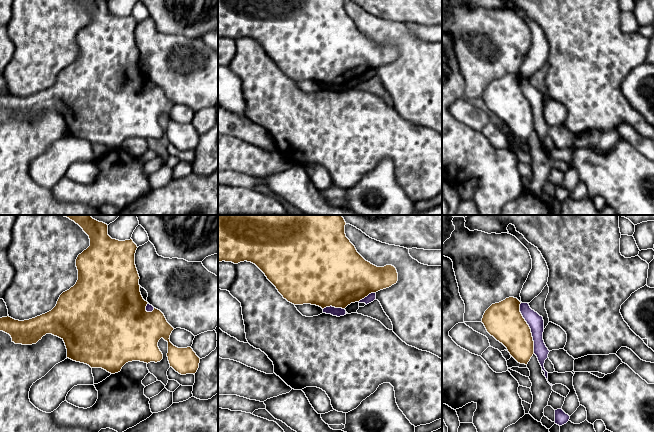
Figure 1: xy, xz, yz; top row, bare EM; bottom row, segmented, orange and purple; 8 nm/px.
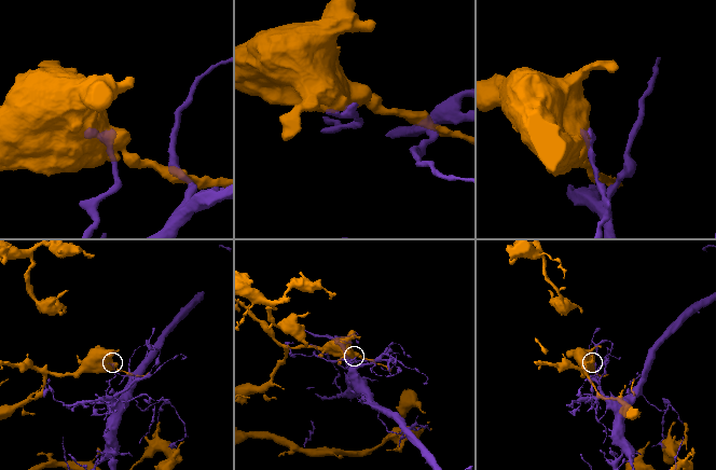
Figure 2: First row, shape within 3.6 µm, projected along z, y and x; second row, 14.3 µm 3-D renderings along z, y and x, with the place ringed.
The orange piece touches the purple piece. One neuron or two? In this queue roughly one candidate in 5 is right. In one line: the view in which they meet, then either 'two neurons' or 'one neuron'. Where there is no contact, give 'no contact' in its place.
contact in yz; two neurons

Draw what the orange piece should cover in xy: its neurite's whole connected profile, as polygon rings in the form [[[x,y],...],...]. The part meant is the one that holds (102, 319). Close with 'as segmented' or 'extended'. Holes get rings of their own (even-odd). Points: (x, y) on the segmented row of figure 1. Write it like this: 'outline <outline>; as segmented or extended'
outline [[[90,215],[62,216],[78,224],[90,239],[90,246],[76,259],[76,284],[63,292],[56,306],[45,314],[24,321],[9,316],[0,318],[0,331],[9,334],[15,344],[22,345],[36,344],[46,334],[52,334],[64,341],[67,358],[91,368],[102,368],[111,374],[120,372],[126,363],[132,361],[160,362],[163,354],[158,342],[163,338],[168,342],[170,367],[181,375],[195,375],[200,358],[191,347],[178,348],[170,342],[174,328],[160,310],[146,311],[149,303],[140,292],[140,277],[135,265],[138,247],[133,240],[112,239],[108,235],[108,225]]]; as segmented

